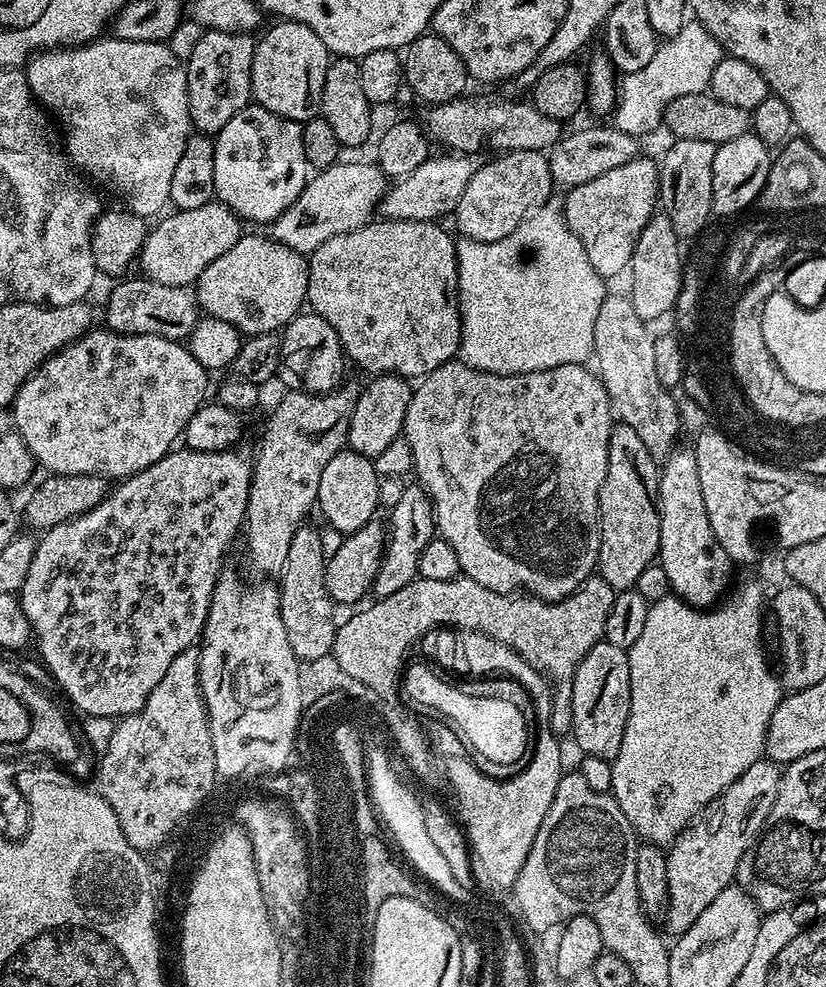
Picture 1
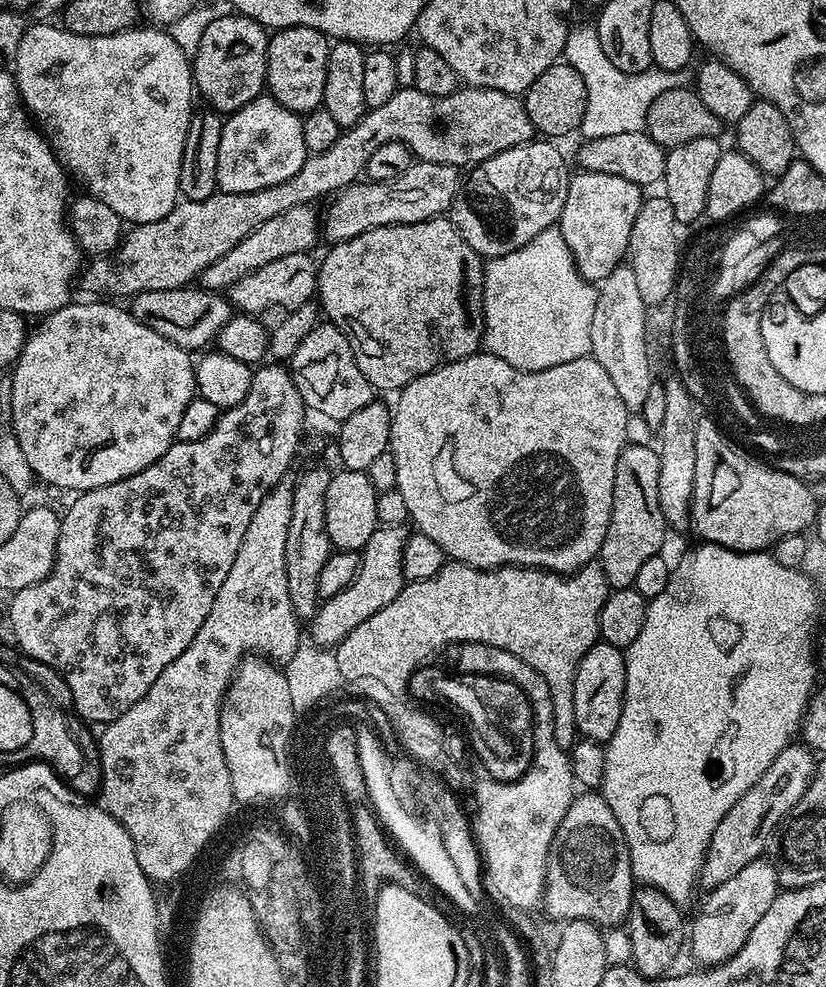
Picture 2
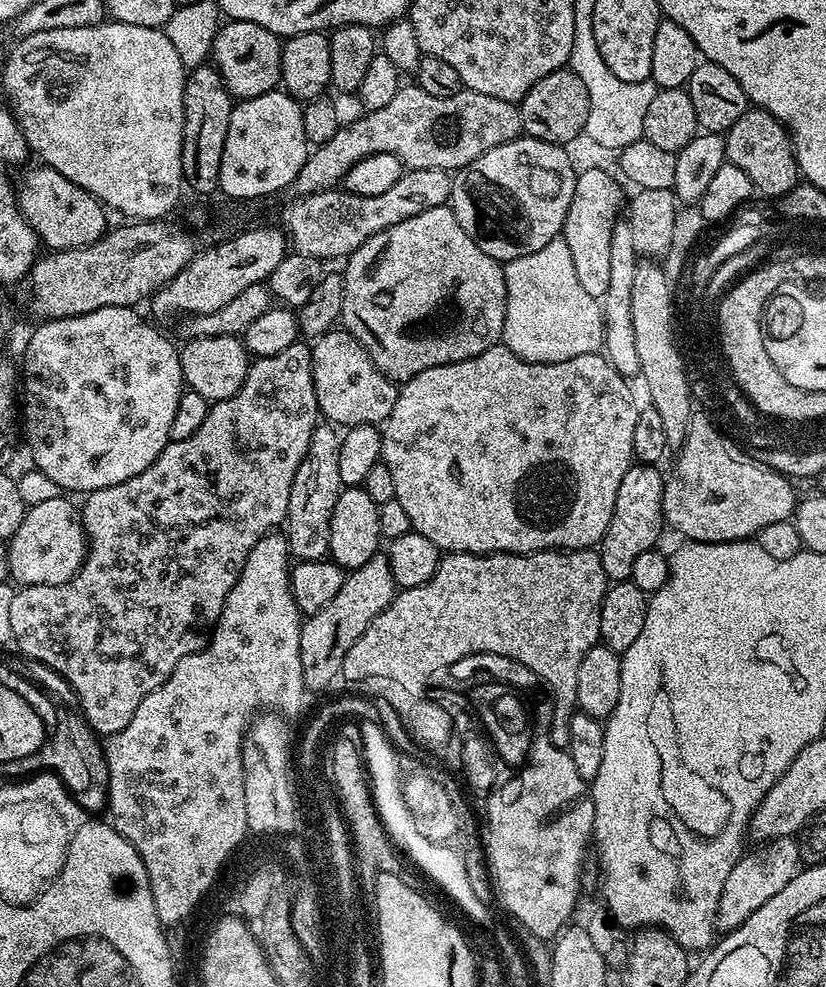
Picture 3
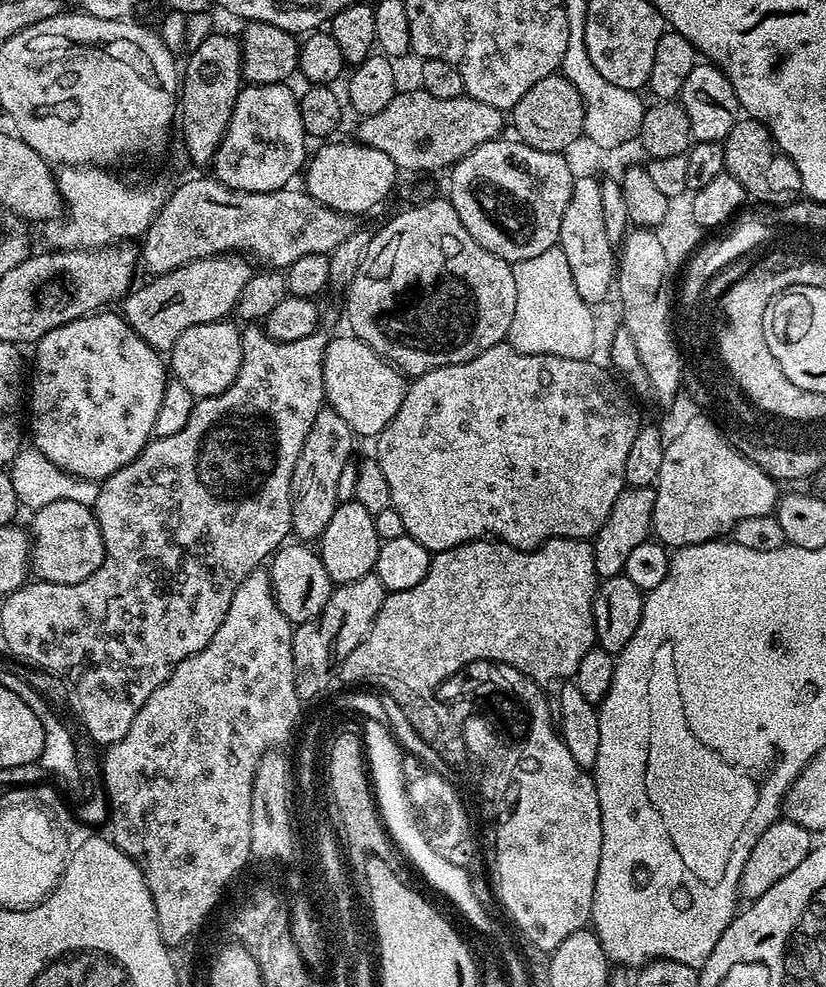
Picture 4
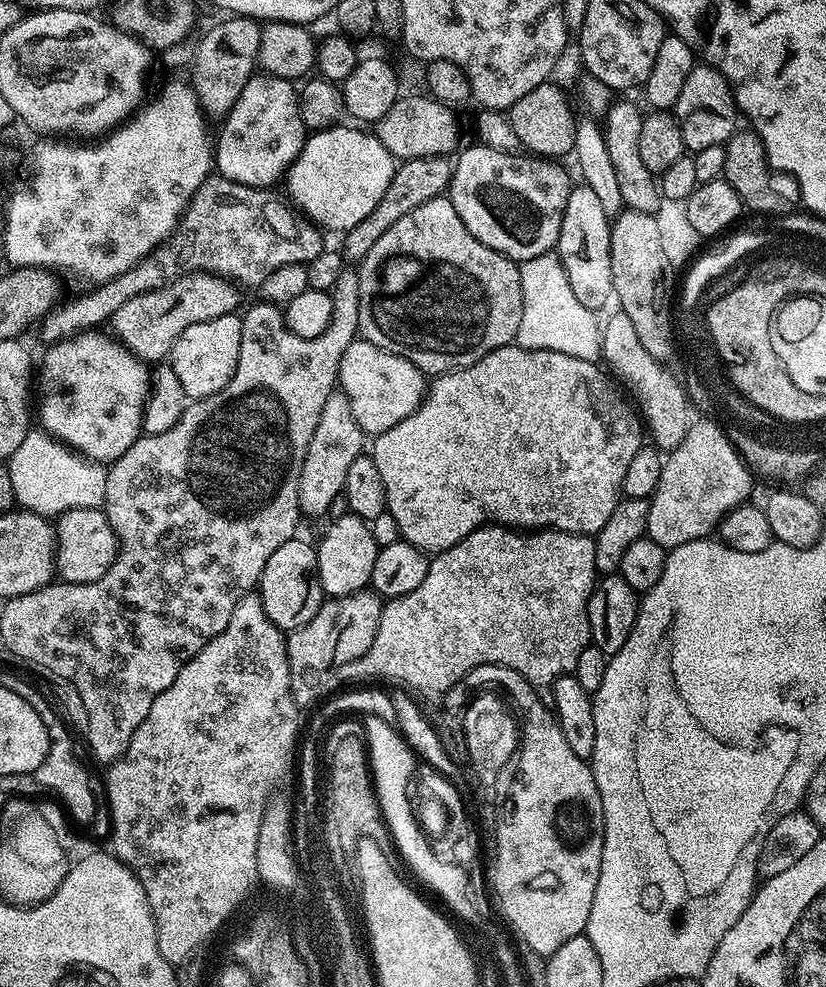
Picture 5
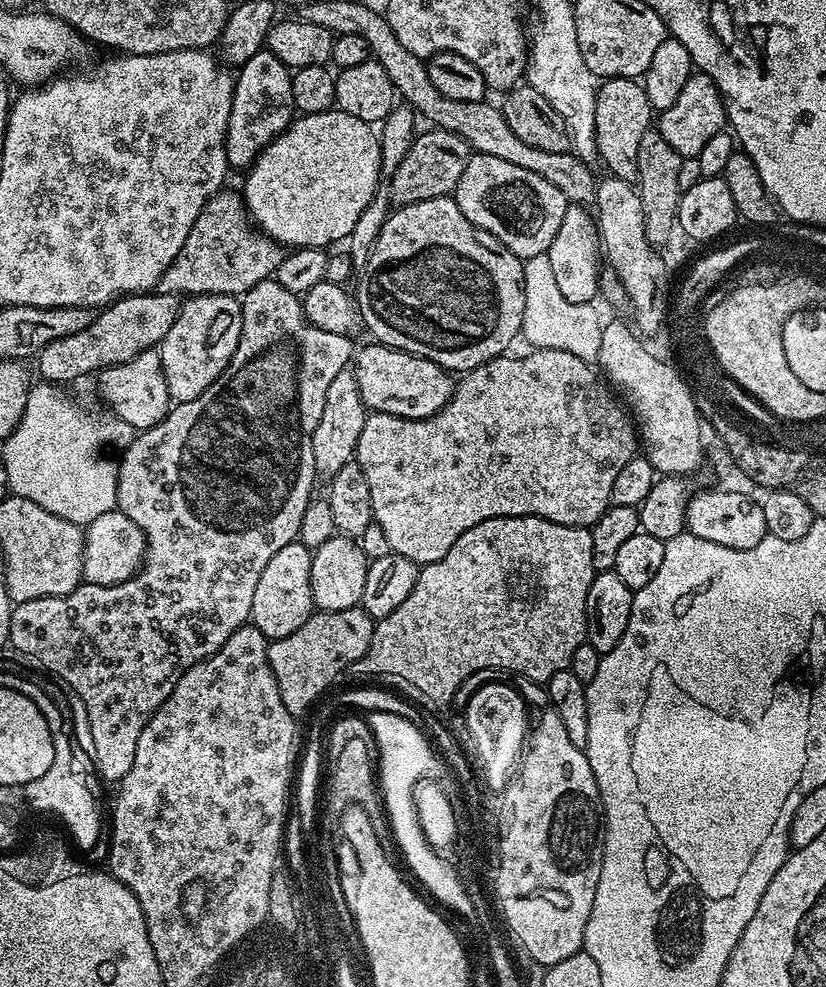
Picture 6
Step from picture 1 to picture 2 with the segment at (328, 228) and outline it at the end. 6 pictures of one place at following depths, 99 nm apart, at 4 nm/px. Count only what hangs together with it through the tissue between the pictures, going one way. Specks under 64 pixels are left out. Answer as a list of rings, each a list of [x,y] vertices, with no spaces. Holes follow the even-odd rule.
[[[299,204],[282,214],[278,218],[270,218],[270,222],[262,222],[234,250],[222,254],[218,262],[214,262],[209,268],[200,273],[198,280],[208,290],[227,290],[240,281],[246,274],[266,266],[266,262],[274,262],[278,258],[286,258],[286,254],[298,254],[299,252],[311,253],[312,247],[318,240],[318,212],[312,204]]]

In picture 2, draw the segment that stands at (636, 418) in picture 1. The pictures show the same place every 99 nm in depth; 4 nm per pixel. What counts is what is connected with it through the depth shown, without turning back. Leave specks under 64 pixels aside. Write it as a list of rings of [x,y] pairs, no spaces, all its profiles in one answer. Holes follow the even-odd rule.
[[[622,262],[605,280],[599,281],[594,319],[590,321],[590,354],[606,369],[606,374],[610,374],[629,410],[642,408],[654,381],[652,360],[648,357],[648,320],[644,312],[646,305],[642,302],[642,294],[638,294],[638,282],[631,264]]]

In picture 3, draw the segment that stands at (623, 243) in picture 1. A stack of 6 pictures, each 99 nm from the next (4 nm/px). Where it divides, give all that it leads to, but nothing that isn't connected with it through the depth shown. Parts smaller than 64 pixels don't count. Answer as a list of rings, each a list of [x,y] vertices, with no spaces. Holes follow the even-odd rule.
[[[588,168],[579,173],[574,186],[574,198],[570,198],[570,210],[566,210],[566,222],[562,238],[570,246],[570,258],[574,258],[574,271],[586,294],[602,298],[606,286],[610,286],[610,244],[614,226],[621,219],[626,195],[620,189],[621,181],[600,168]]]

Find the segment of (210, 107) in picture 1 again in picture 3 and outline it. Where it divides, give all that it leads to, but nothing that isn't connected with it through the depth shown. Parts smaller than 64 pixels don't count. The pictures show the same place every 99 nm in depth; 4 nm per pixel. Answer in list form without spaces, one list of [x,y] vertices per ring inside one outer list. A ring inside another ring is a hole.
[[[229,19],[219,25],[219,32],[213,38],[210,60],[219,72],[228,95],[237,101],[249,100],[273,91],[280,84],[281,47],[281,37],[270,30],[254,22]]]

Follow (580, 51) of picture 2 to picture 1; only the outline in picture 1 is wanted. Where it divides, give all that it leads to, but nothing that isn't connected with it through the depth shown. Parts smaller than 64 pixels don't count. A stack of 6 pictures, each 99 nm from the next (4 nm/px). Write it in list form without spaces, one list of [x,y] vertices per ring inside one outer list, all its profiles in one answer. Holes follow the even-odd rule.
[[[694,18],[685,21],[678,34],[665,39],[657,47],[649,65],[621,77],[617,104],[612,114],[615,127],[637,138],[659,129],[661,116],[669,102],[684,94],[700,93],[709,89],[710,78],[723,57],[723,45],[700,21]]]

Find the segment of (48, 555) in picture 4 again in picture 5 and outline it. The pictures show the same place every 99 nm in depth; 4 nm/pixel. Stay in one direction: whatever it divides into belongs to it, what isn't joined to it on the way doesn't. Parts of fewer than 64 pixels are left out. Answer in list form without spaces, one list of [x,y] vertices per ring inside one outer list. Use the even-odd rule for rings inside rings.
[[[103,507],[98,508],[75,508],[64,512],[55,521],[56,529],[56,568],[58,576],[65,584],[89,584],[116,561],[118,551],[118,539],[113,530],[108,515]]]

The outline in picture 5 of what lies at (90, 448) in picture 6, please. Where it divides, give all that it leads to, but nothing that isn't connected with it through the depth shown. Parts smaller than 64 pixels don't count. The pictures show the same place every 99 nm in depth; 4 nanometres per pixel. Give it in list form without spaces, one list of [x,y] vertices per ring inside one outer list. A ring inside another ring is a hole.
[[[43,430],[28,431],[20,444],[12,450],[12,455],[6,463],[10,474],[10,486],[14,486],[16,504],[25,512],[36,512],[45,518],[59,518],[64,512],[75,508],[98,508],[103,505],[108,477],[105,465],[73,451],[67,444]]]

